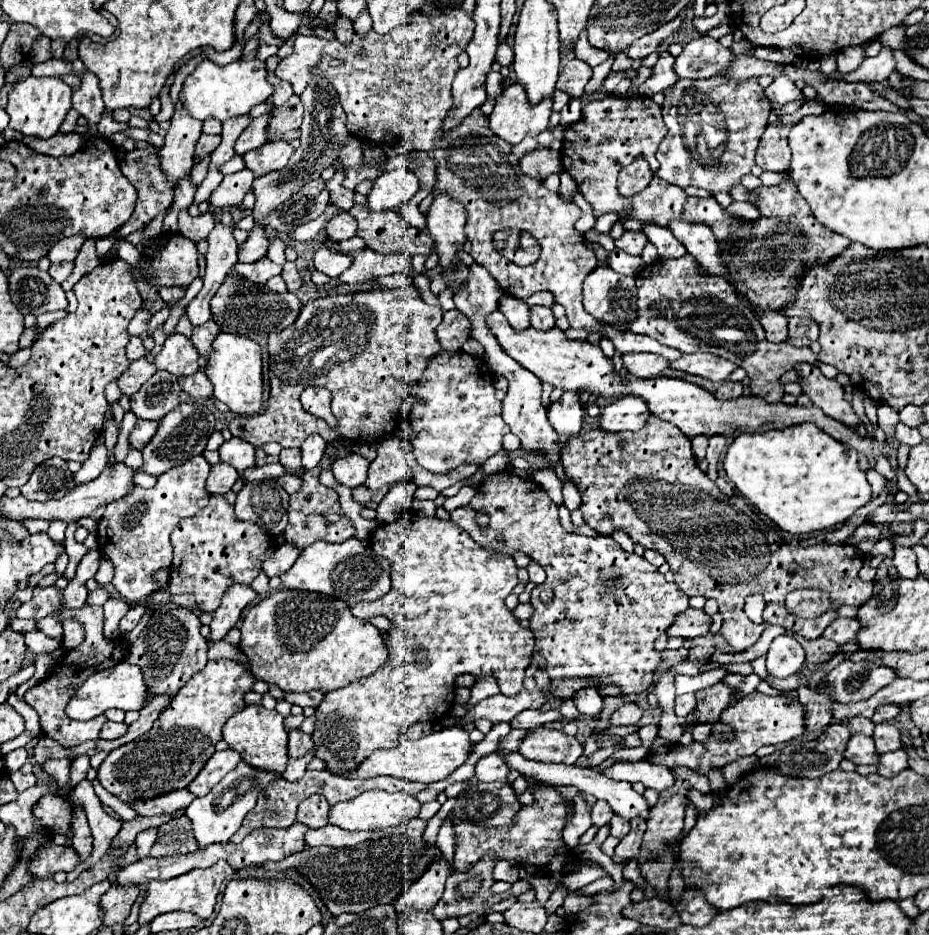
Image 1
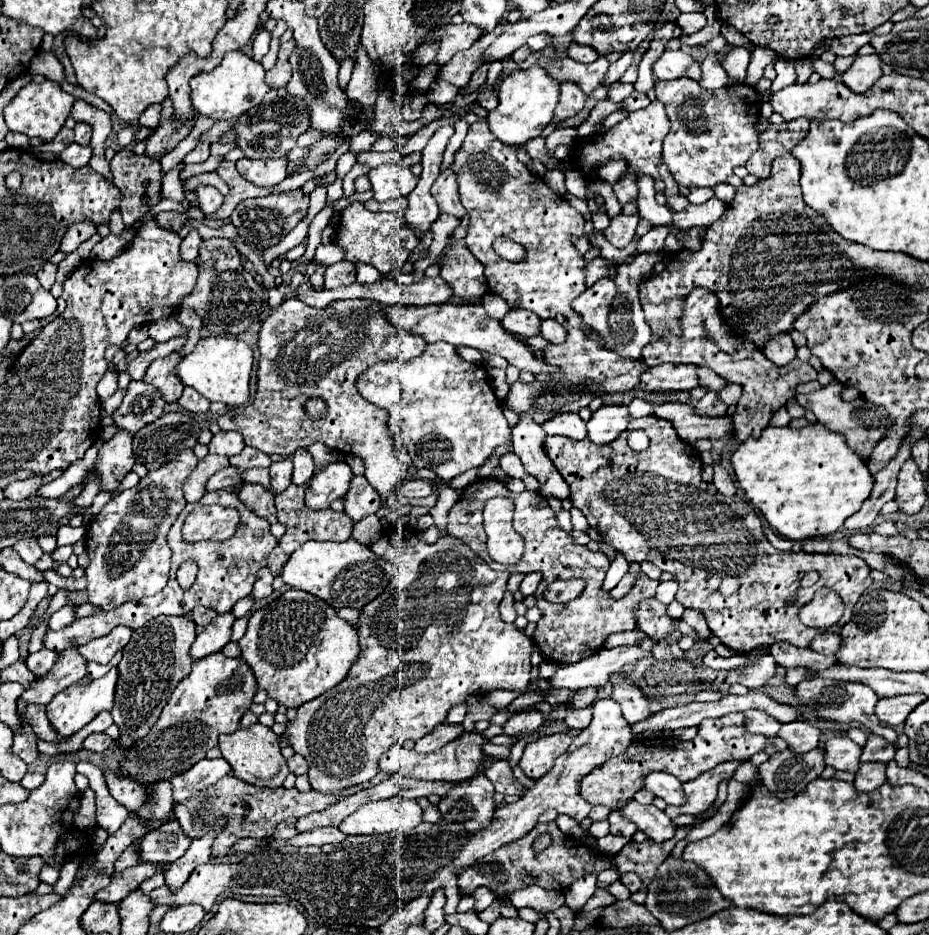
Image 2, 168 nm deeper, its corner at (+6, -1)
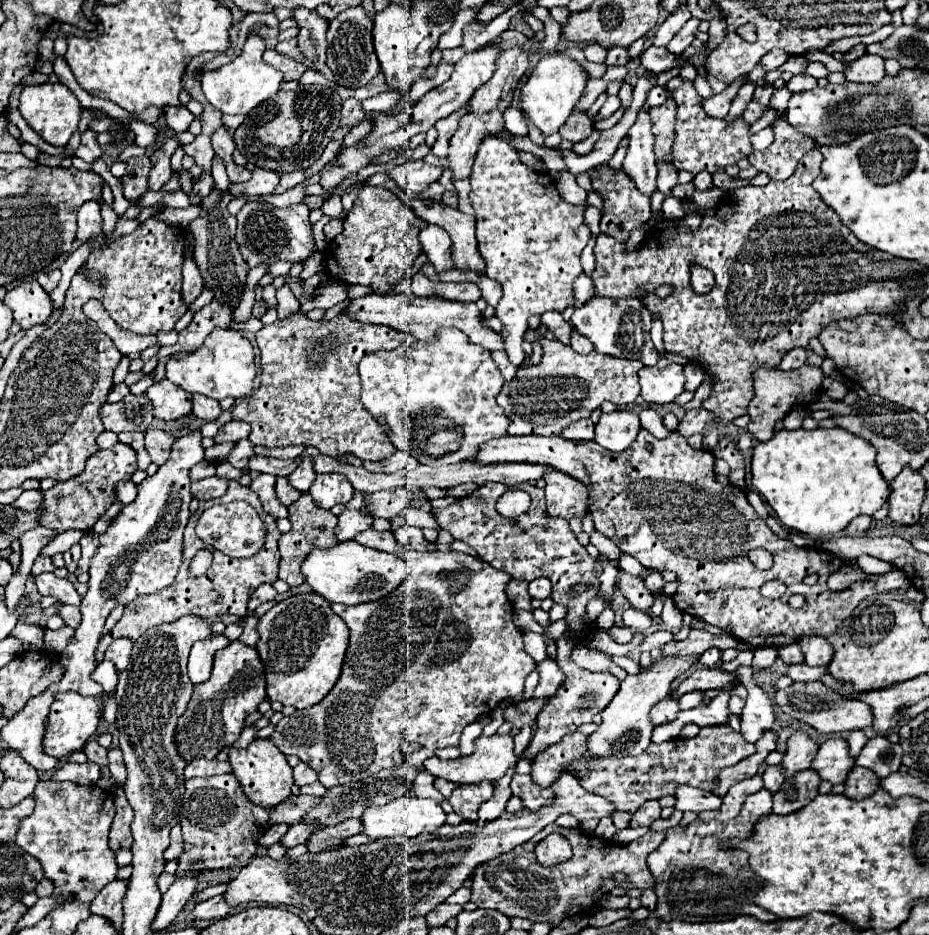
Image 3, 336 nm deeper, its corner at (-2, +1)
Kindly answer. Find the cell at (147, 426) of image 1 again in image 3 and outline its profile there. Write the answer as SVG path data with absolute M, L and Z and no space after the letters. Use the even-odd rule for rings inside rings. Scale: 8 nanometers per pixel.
M114 444L108 450L98 450L96 456L86 460L86 468L80 476L72 480L58 482L50 490L44 492L44 514L40 516L40 524L46 528L54 528L56 532L64 532L70 528L76 530L92 530L94 522L100 514L104 514L116 498L116 484L120 480L130 480L136 472L136 458L138 454L128 444Z

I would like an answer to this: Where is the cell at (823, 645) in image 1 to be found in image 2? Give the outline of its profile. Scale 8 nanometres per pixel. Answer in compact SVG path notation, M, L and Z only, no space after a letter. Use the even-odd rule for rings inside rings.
M778 642L776 646L770 648L770 654L774 656L778 666L784 668L798 668L804 666L808 670L826 670L830 666L834 666L836 662L832 662L832 656L824 656L824 654L816 654L814 650L808 648L796 648L792 644L786 642Z

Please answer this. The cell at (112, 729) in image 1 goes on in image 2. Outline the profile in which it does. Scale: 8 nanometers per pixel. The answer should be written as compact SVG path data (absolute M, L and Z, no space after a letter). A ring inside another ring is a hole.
M90 734L86 740L84 740L84 750L90 750L90 752L104 752L108 746L112 744L112 738L106 736L106 734Z

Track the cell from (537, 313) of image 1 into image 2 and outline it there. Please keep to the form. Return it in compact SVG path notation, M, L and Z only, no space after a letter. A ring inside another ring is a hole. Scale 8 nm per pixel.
M542 320L540 330L542 330L542 336L552 344L562 344L568 336L566 328L562 324L558 324L556 320Z

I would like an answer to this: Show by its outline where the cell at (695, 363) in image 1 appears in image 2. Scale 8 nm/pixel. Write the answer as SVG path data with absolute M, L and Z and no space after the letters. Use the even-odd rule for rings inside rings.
M660 364L640 376L640 390L650 394L688 392L698 386L698 366Z

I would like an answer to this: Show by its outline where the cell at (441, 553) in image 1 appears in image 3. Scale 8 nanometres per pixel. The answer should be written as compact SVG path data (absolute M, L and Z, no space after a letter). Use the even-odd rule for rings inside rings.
M406 550L396 556L410 564L406 582L388 596L350 606L342 614L350 628L350 646L336 686L316 706L284 716L272 734L280 752L286 756L296 754L312 766L326 788L364 782L382 768L400 766L402 740L418 742L428 750L456 746L466 724L490 714L502 700L518 696L524 690L526 676L536 668L536 662L524 650L522 630L512 622L512 604L506 598L506 586L512 576L476 556L454 550ZM418 656L422 656L422 690L394 690L394 680Z

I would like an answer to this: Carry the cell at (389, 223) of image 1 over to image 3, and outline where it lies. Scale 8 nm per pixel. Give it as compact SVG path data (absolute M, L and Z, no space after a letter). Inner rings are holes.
M364 186L362 192L354 200L354 208L344 218L344 230L338 234L328 246L326 246L326 272L332 280L346 282L346 284L364 284L370 286L376 294L386 294L392 290L392 286L406 274L406 270L412 266L416 256L422 252L422 246L418 242L420 228L426 226L420 216L412 212L400 198L396 198L390 190L380 186Z

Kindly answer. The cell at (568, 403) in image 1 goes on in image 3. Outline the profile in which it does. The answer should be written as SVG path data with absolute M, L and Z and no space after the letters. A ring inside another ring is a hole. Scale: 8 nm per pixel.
M590 418L576 420L568 428L564 428L564 432L560 432L560 436L568 438L568 440L594 440L594 422Z

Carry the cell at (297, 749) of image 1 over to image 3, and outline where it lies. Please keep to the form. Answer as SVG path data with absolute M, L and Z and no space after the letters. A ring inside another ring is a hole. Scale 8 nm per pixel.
M298 762L298 766L294 766L294 782L296 782L298 786L312 784L312 782L316 782L316 780L318 780L318 776L316 776L316 772L314 772L312 768L308 768L308 764Z

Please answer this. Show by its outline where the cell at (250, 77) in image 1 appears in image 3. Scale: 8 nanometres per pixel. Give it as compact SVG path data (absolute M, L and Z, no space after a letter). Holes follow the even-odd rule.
M248 34L244 48L234 62L220 66L218 70L202 74L202 78L200 78L202 80L202 92L214 108L218 108L220 112L226 112L226 114L248 114L252 108L256 108L264 100L272 98L280 90L282 72L268 66L262 60L264 50L266 50L264 40L256 34Z

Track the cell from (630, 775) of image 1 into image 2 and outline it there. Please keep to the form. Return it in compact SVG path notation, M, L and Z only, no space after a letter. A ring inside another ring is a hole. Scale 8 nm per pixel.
M666 772L648 774L648 778L646 778L646 790L650 790L654 796L662 798L670 806L682 806L682 804L686 804L686 794L682 790L682 784L672 774L666 774Z

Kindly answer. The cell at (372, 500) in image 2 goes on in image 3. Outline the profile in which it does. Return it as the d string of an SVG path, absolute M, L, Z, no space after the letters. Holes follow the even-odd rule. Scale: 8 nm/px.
M354 492L352 500L346 504L346 510L338 516L338 528L336 528L338 542L352 540L358 532L372 526L372 522L374 522L372 516L364 516L364 512L360 512L360 508L364 508L364 496L368 496L368 494Z

